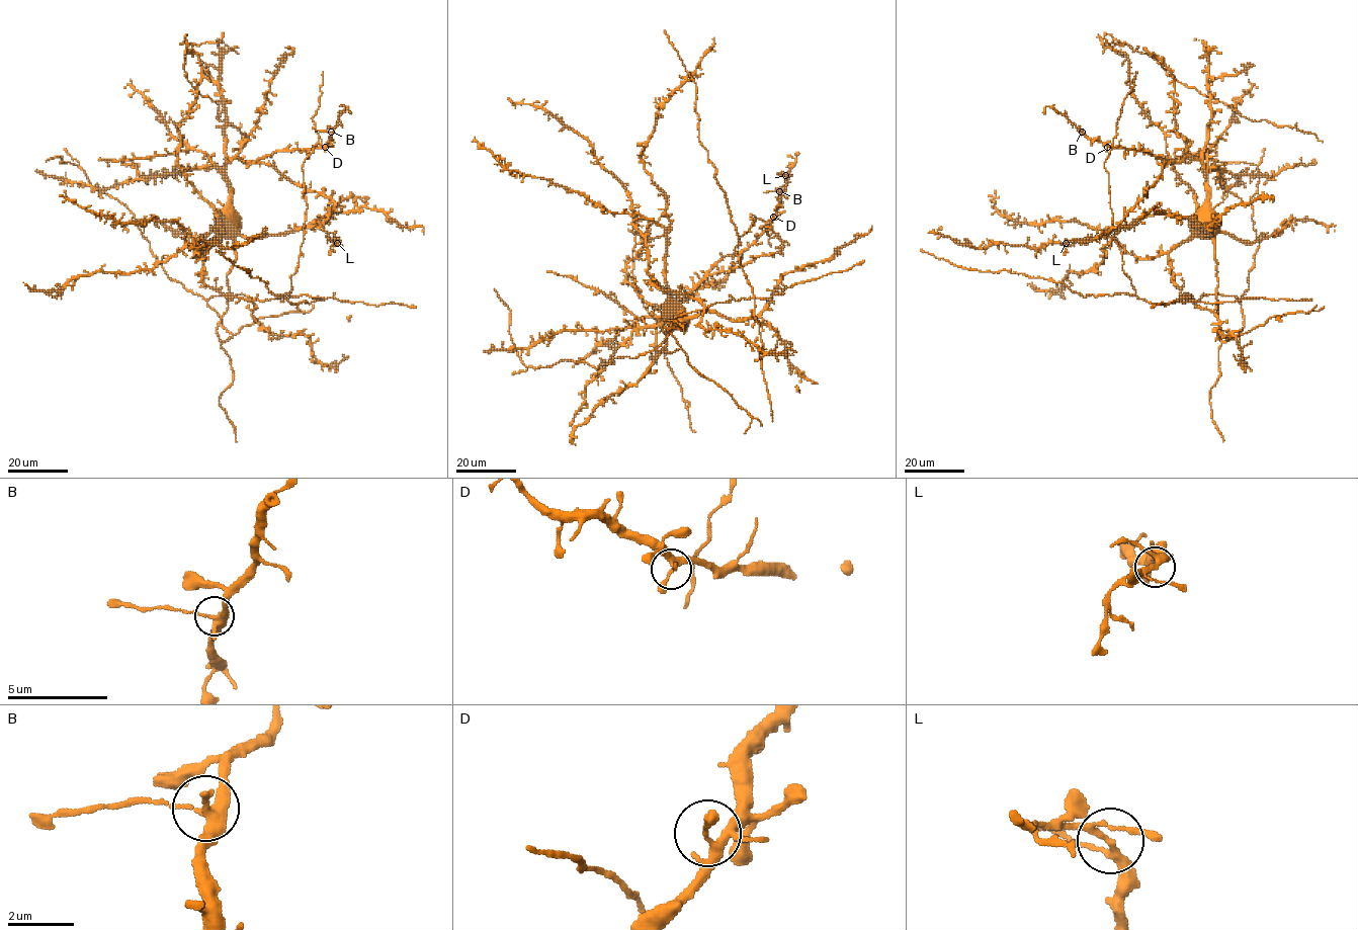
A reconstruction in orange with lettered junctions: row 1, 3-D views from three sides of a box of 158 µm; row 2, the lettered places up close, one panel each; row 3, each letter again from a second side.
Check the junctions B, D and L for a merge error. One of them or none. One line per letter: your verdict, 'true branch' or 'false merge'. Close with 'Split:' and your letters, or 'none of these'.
B: true branch
D: true branch
L: true branch
Split: none of these

